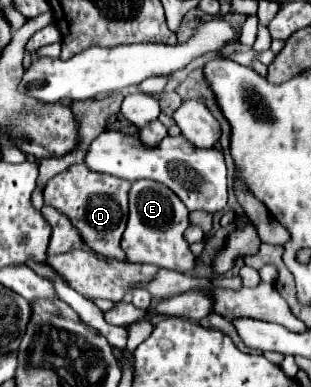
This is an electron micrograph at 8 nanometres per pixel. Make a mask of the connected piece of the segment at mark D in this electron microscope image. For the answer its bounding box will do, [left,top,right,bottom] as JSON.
[43,162,131,260]

